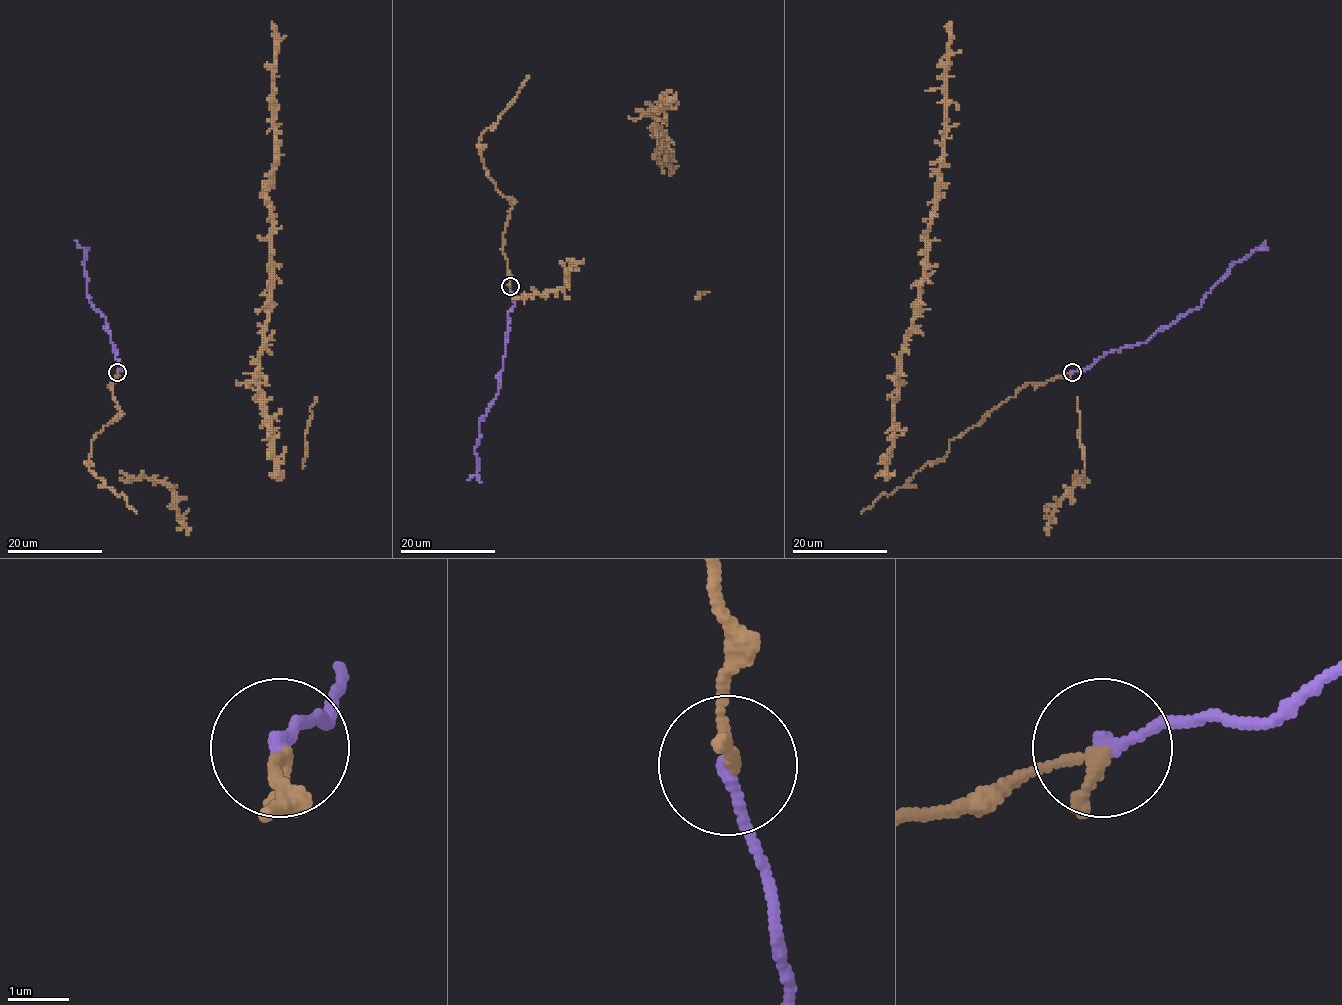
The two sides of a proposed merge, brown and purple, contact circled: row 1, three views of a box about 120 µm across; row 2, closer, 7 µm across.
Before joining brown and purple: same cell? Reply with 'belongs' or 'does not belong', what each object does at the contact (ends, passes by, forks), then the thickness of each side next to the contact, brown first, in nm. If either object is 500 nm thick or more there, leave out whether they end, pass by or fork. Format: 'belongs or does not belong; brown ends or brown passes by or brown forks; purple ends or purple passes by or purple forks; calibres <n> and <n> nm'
belongs; brown ends; purple ends; calibres 200 and 240 nm

